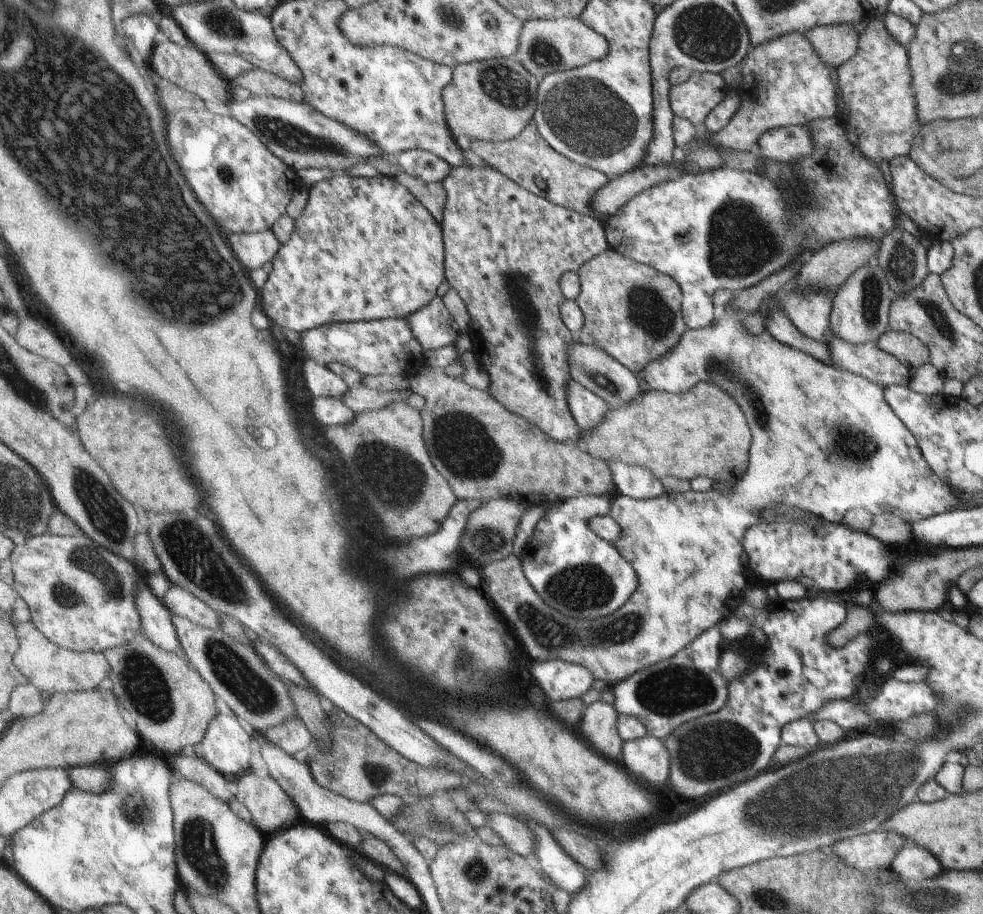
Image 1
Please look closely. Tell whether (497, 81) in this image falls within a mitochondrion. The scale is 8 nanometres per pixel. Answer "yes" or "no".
yes

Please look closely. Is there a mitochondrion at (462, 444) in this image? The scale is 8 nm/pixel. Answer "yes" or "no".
yes

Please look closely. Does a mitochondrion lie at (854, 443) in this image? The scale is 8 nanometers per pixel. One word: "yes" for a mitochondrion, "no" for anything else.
yes

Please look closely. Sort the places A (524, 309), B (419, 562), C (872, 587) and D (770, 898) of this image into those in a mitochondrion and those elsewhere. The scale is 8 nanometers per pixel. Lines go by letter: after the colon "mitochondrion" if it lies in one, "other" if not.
A: mitochondrion
B: other
C: other
D: mitochondrion

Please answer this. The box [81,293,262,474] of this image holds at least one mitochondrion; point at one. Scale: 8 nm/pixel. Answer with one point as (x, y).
(138, 407)

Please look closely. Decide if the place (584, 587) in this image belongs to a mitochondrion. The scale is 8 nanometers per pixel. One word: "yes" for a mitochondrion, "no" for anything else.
yes

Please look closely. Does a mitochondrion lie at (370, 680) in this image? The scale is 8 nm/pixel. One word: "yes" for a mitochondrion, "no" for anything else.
no

